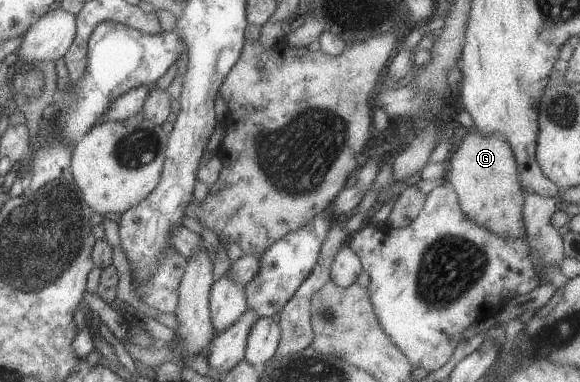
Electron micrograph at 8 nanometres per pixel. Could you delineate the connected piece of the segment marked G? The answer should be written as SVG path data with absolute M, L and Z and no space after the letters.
M475 129L463 131L461 144L447 157L445 179L453 186L461 211L475 225L498 235L505 241L524 238L522 218L523 189L516 168L516 153L496 134L482 136Z

